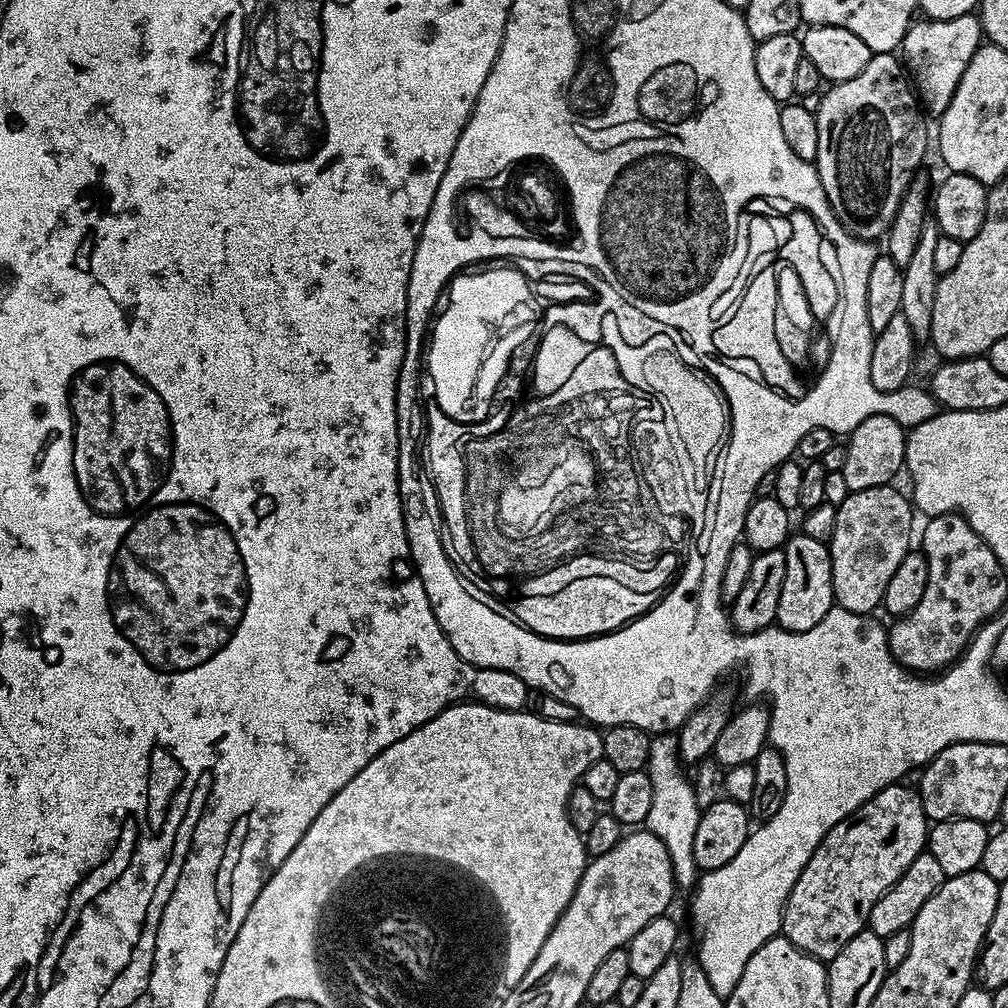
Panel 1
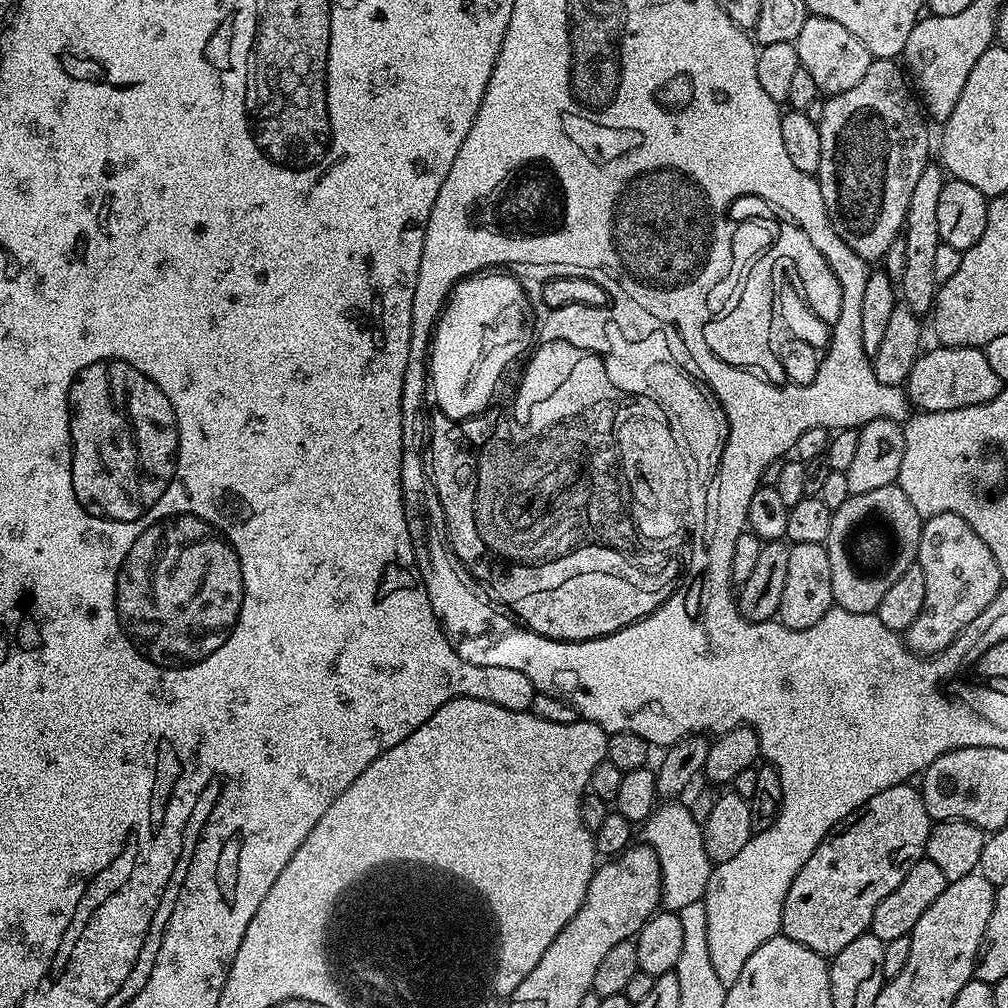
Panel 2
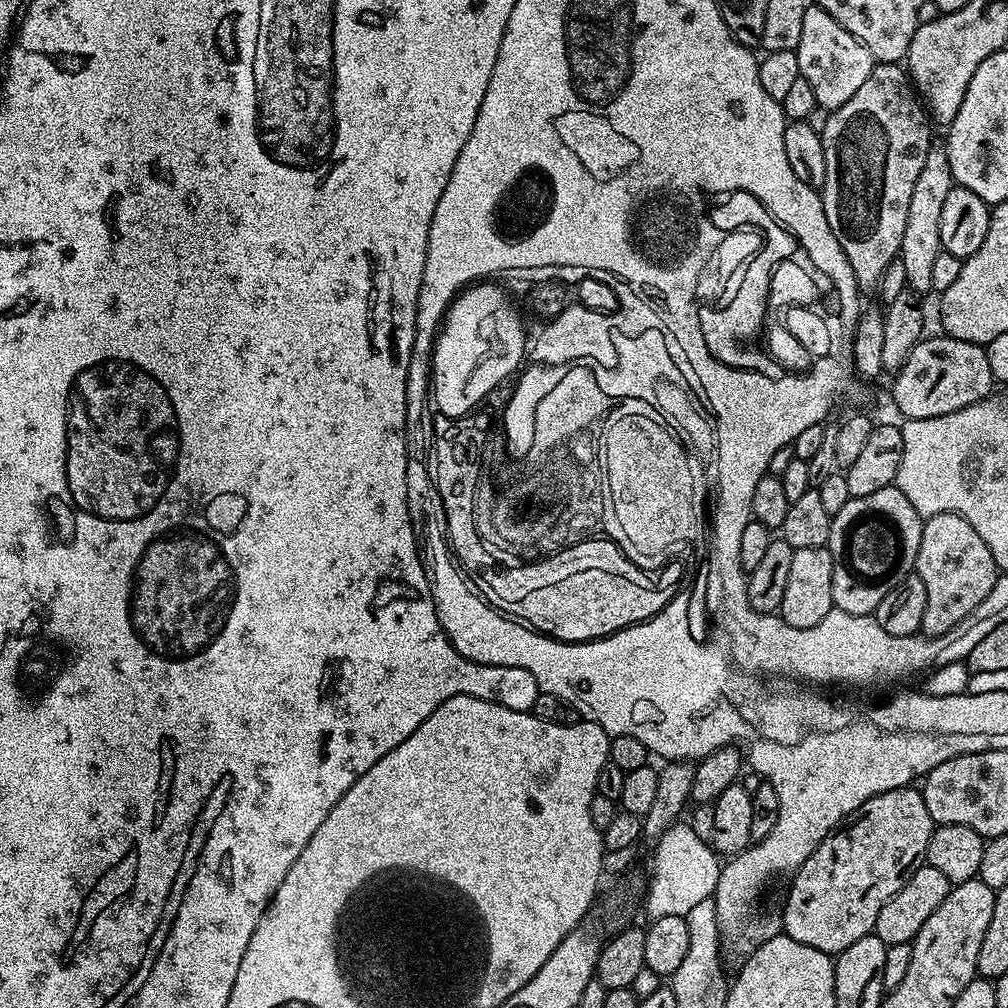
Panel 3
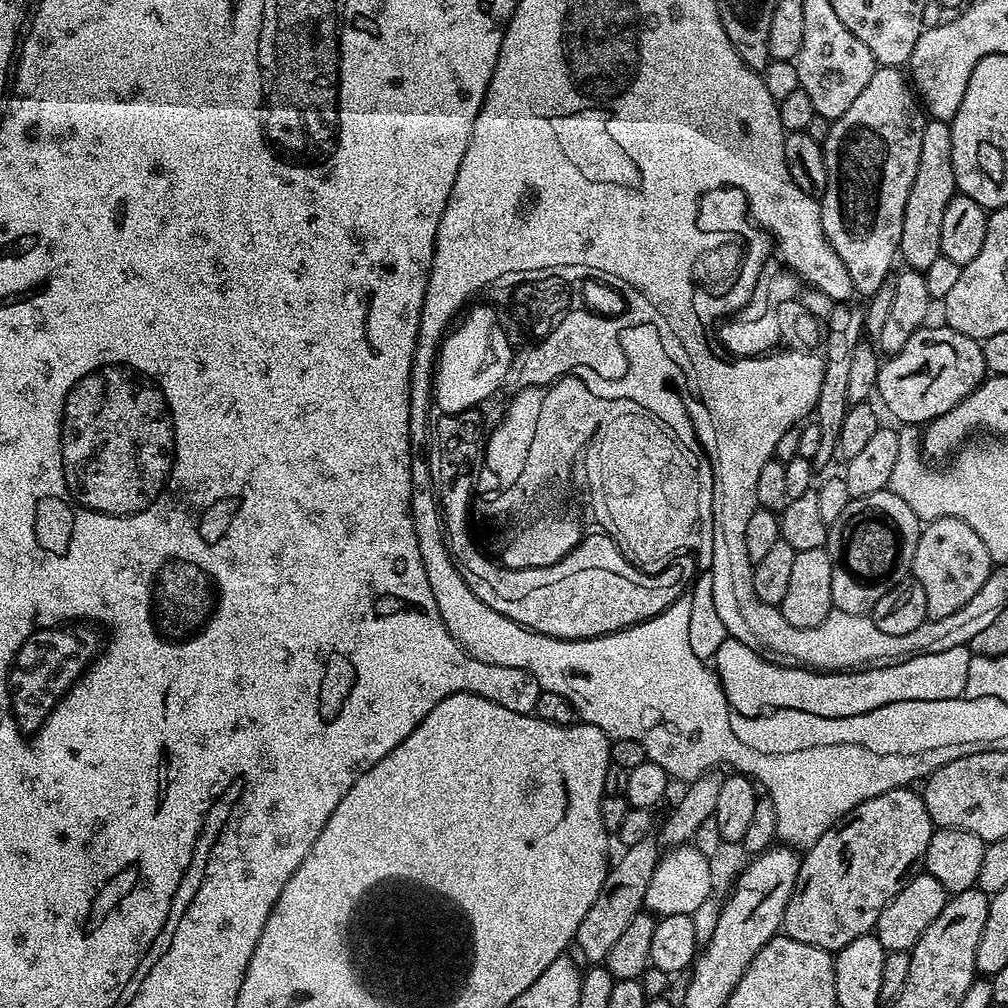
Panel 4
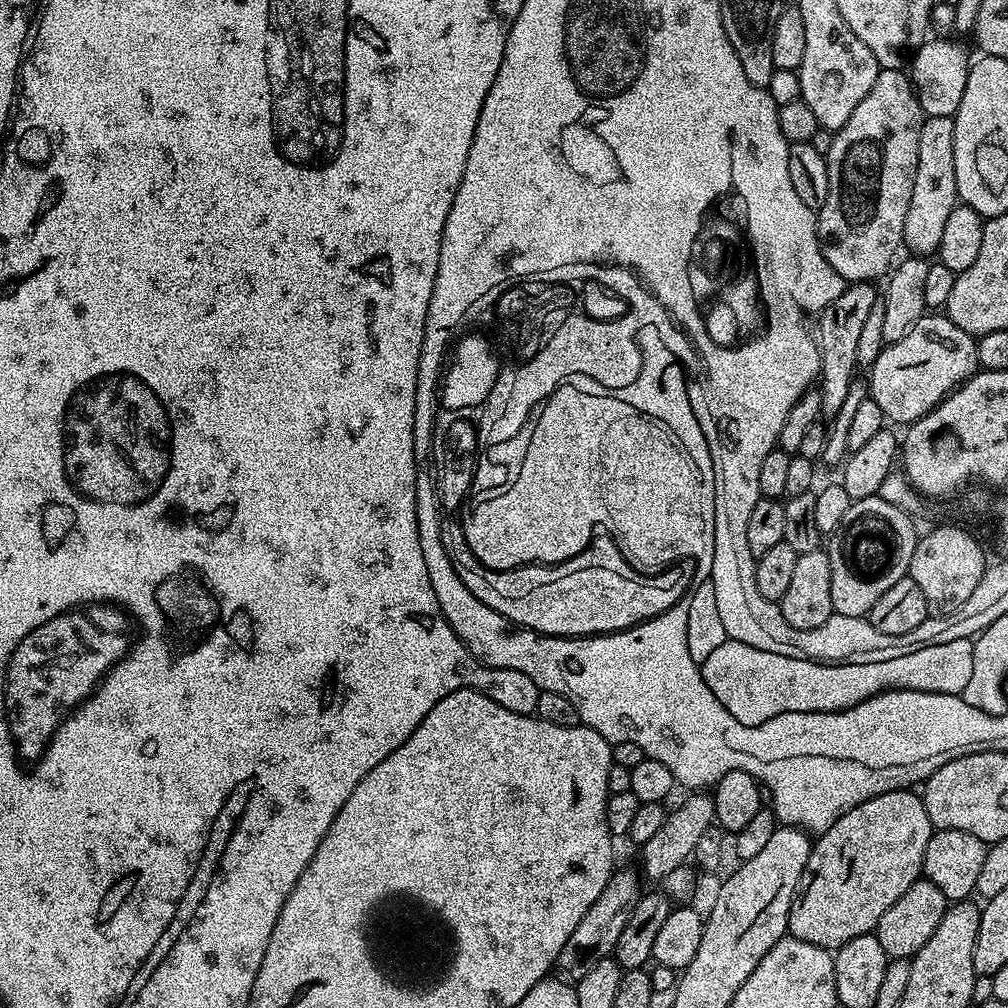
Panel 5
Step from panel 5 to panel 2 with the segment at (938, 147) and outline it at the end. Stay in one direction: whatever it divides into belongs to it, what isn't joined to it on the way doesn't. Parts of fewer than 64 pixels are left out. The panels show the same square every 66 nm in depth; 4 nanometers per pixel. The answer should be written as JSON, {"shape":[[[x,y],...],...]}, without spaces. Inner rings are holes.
{"shape":[[[939,163],[927,164],[922,170],[922,178],[918,178],[914,186],[914,194],[910,194],[910,206],[904,219],[902,243],[906,254],[906,274],[898,282],[898,292],[903,303],[921,318],[927,317],[927,312],[929,315],[936,303],[938,285],[934,278],[934,258],[940,245],[938,202],[942,198],[945,179],[945,169]]]}

